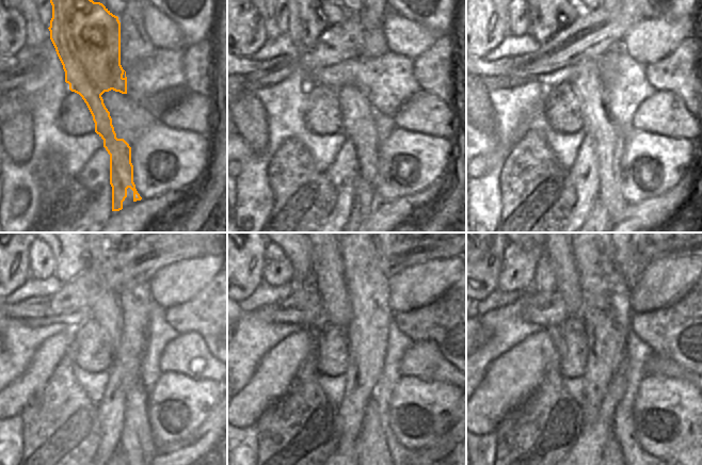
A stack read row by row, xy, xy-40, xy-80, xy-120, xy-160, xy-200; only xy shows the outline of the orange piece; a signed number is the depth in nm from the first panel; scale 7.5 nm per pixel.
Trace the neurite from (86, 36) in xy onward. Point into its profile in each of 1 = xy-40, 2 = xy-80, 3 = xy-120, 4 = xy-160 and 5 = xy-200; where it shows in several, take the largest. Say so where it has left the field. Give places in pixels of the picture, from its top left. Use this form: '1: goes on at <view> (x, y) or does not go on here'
1: goes on at xy-40 (309, 15)
2: goes on at xy-80 (548, 15)
3: goes on at xy-120 (72, 254)
4: goes on at xy-160 (299, 254)
5: goes on at xy-200 (537, 254)

